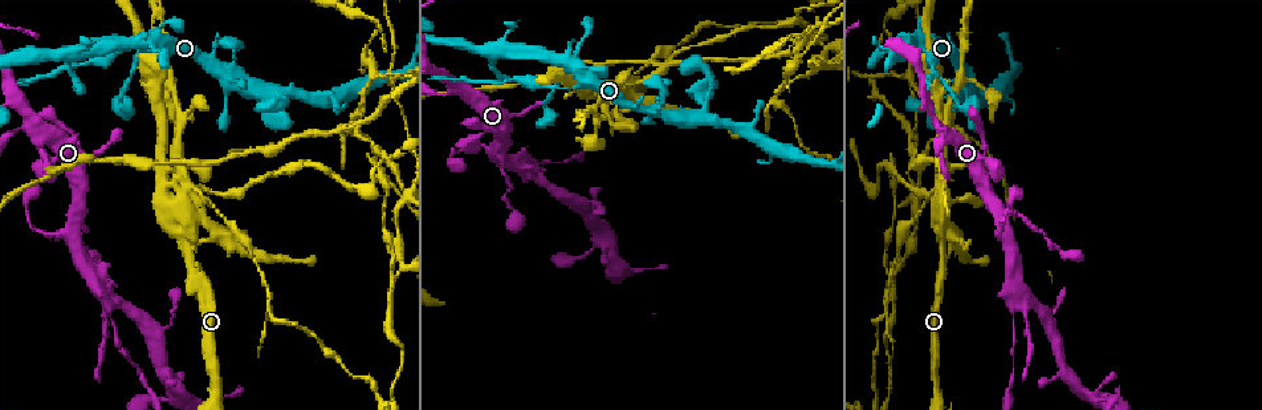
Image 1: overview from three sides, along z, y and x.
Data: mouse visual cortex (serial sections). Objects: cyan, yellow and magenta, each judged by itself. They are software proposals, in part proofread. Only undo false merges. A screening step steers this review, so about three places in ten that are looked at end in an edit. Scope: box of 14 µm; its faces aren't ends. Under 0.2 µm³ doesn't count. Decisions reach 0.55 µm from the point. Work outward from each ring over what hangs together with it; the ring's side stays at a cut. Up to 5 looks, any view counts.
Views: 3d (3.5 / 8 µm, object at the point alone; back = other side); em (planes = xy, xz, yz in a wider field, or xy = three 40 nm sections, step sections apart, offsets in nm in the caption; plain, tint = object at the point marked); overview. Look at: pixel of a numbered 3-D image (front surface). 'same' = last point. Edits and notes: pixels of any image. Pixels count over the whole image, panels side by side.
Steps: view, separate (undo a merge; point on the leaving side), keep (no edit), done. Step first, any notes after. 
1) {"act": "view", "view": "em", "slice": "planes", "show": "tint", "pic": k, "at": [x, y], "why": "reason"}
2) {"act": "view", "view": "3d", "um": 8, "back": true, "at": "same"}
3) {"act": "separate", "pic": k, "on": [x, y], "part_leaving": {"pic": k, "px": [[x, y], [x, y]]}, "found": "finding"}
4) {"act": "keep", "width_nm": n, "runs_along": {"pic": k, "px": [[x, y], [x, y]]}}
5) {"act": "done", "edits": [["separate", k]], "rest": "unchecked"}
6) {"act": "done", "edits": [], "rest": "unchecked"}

{"act": "view", "view": "3d", "um": 8, "pic": 1, "at": [180, 199], "why": "closes a loop"}

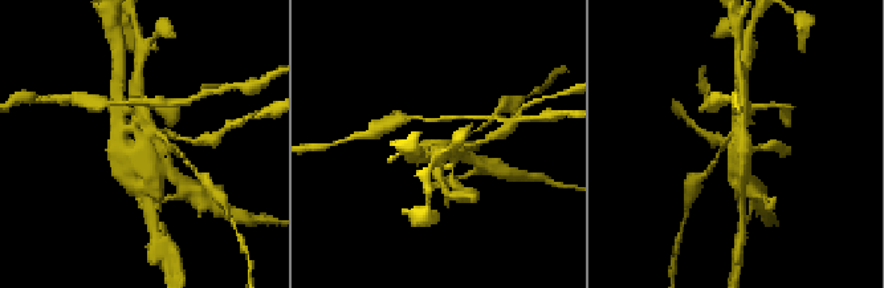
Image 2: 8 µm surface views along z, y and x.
{"act": "view", "view": "em", "slice": "xy", "step": 5, "show": "tint", "pic": 2, "at": [142, 148]}

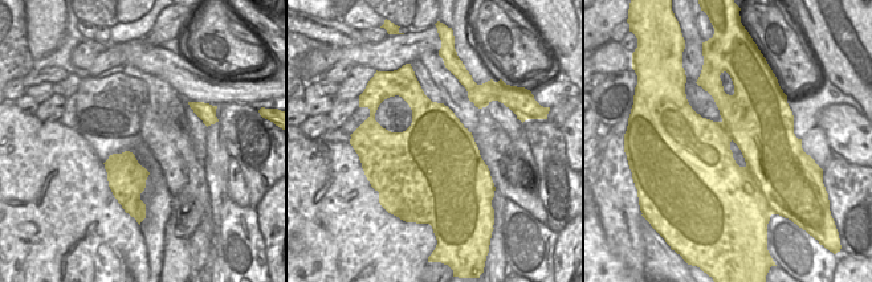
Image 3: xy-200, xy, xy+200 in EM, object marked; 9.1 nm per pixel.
{"act": "separate", "pic": 2, "on": [180, 193], "found": "two cells meet here"}

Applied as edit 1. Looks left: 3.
{"act": "view", "view": "overview", "why": "redraw"}

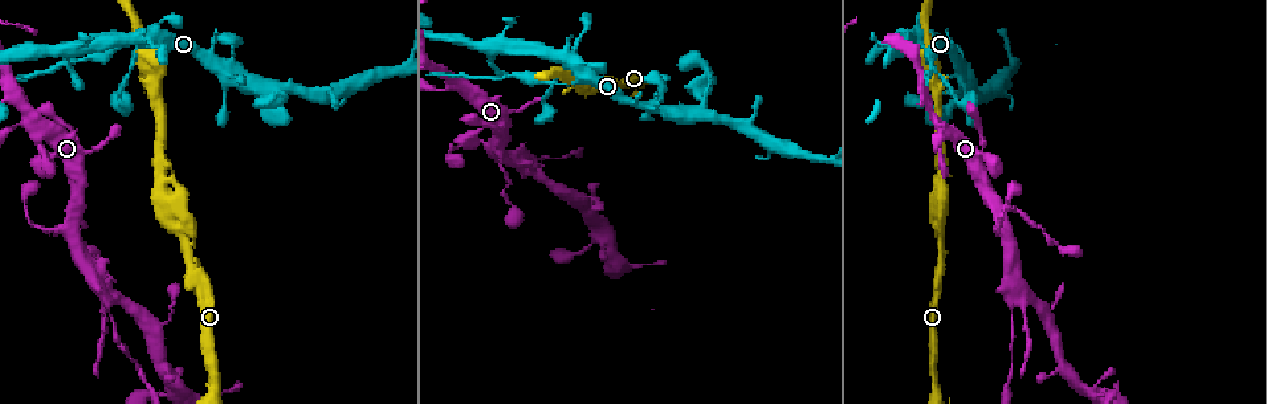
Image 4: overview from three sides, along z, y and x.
{"act": "view", "view": "3d", "um": 8, "pic": 4, "at": [525, 169], "why": "side arm on a straight run"}

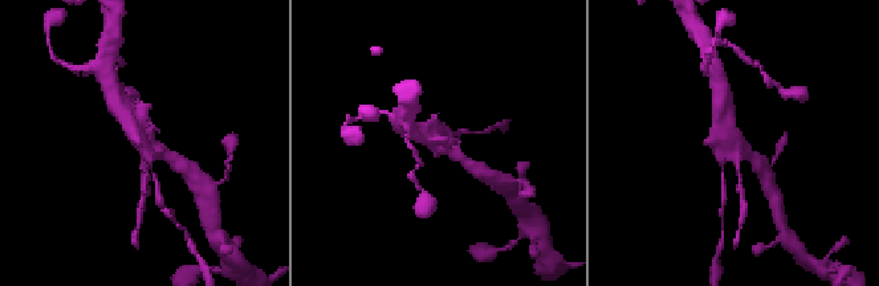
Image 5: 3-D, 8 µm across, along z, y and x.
{"act": "view", "view": "em", "slice": "xy", "step": 1, "show": "tint", "pic": 5, "at": [443, 143]}

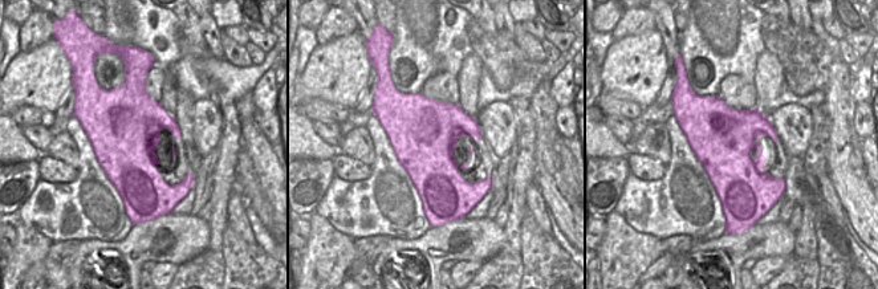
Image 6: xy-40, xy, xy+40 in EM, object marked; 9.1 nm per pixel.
{"act": "keep", "runs_along": {"pic": 5, "px": [[123, 113], [147, 144], [174, 159]]}, "found": "continuous, no second cell"}

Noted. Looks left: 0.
{"act": "done", "edits": [["separate", 2]], "rest": "unchecked"}

